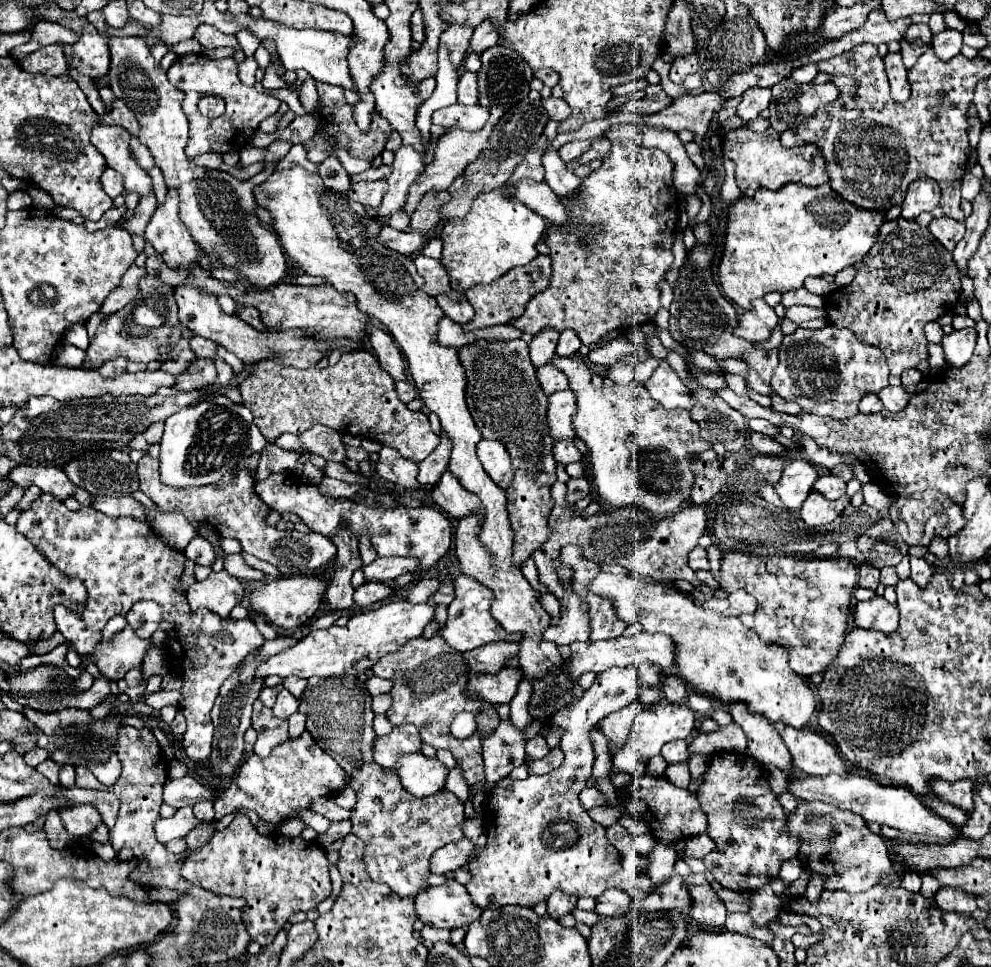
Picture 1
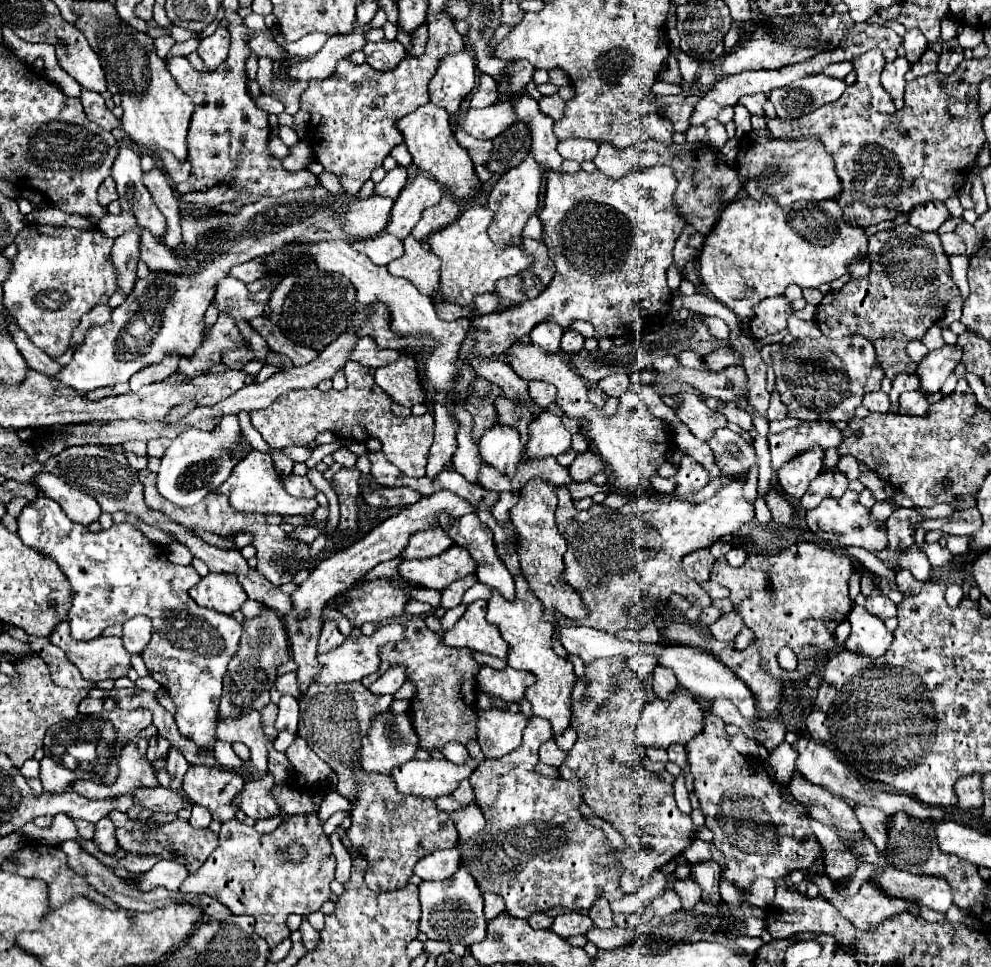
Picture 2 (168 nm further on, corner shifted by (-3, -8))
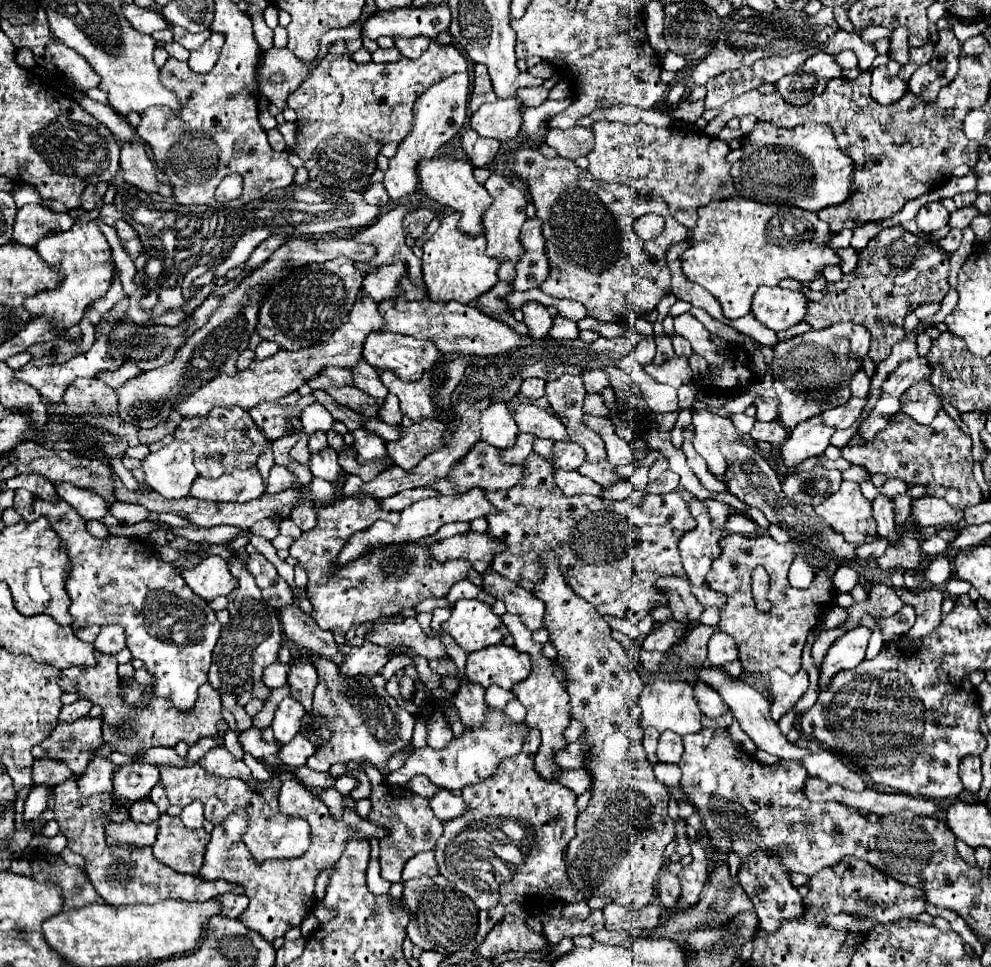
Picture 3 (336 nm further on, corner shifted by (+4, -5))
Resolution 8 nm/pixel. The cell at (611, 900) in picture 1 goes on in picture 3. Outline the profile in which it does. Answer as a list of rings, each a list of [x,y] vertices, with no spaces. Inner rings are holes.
[[[580,901],[574,905],[564,905],[564,909],[562,909],[564,917],[576,917],[576,919],[586,919],[590,913],[592,913],[592,909],[588,907],[586,901]]]

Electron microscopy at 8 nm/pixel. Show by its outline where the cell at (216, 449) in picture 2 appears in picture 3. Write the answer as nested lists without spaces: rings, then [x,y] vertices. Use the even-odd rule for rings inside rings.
[[[174,439],[170,445],[162,447],[160,451],[150,453],[142,461],[140,469],[146,475],[146,483],[156,493],[160,493],[166,499],[182,499],[182,497],[188,497],[190,495],[190,487],[192,487],[194,479],[198,477],[198,471],[194,467],[194,449],[192,449],[192,445],[188,441],[178,441],[178,439]]]

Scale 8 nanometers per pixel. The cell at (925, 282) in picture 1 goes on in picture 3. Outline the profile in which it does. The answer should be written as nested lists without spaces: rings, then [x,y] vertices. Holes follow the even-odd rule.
[[[890,227],[858,251],[858,267],[852,273],[842,275],[838,283],[828,283],[824,297],[808,303],[804,321],[816,331],[846,321],[864,325],[872,335],[868,355],[874,363],[880,363],[890,355],[892,345],[904,337],[906,315],[924,303],[940,303],[948,291],[948,255],[904,227]]]

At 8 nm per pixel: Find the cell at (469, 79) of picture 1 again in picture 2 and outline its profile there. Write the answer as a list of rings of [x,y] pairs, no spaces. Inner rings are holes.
[[[481,74],[479,76],[479,86],[471,98],[471,106],[473,108],[485,108],[485,106],[491,106],[499,102],[499,90],[497,90],[497,82],[487,76],[487,74]]]

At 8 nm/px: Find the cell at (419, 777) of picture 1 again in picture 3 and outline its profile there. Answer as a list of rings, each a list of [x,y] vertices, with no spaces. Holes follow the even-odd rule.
[[[490,709],[488,719],[482,727],[466,729],[462,737],[452,739],[444,749],[440,749],[440,751],[434,751],[430,747],[414,749],[412,755],[408,757],[408,761],[398,771],[392,771],[388,775],[388,783],[406,787],[412,777],[426,775],[434,785],[438,785],[442,789],[448,789],[448,791],[462,789],[466,785],[480,783],[480,781],[488,779],[490,775],[494,775],[500,761],[514,755],[514,743],[516,743],[516,753],[518,753],[518,745],[522,749],[522,739],[524,739],[524,735],[512,735],[512,737],[498,735],[498,711]],[[510,749],[512,749],[512,755],[510,755]]]

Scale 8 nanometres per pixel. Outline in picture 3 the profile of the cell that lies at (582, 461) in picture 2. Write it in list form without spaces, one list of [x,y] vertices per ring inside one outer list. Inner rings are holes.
[[[584,461],[576,471],[580,475],[584,475],[584,477],[596,481],[596,483],[600,483],[602,487],[608,487],[608,485],[620,481],[620,477],[614,475],[614,469],[612,469],[612,463],[610,461],[596,461],[596,463]]]

